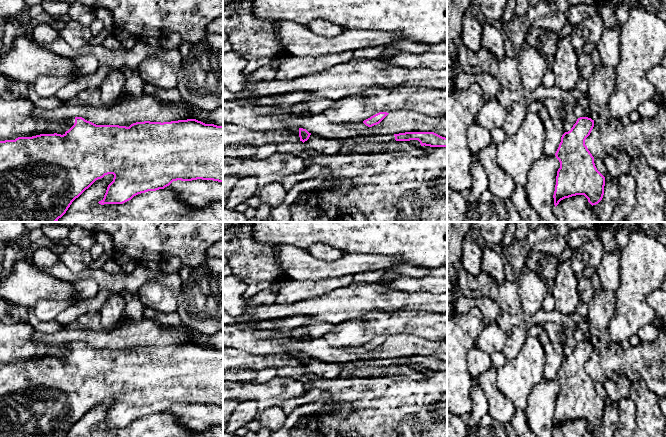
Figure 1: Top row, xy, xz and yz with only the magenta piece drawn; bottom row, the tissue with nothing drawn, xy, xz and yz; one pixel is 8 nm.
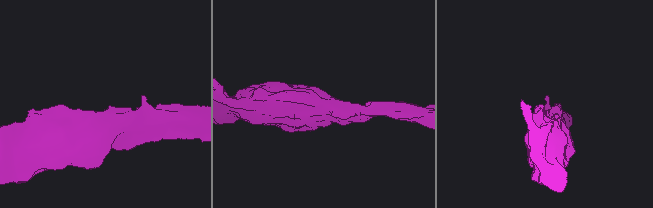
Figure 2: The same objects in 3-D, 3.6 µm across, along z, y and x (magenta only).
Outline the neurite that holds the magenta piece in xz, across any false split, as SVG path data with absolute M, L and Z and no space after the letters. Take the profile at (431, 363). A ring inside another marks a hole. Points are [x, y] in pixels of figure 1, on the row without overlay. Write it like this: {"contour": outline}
{"contour": "M405 356L394 360L396 365L418 364L421 370L447 371L447 362L434 356Z"}

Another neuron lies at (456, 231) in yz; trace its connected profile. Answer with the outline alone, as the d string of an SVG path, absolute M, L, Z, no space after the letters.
M447 222L447 275L455 264L460 263L462 256L462 242L471 232L474 222Z

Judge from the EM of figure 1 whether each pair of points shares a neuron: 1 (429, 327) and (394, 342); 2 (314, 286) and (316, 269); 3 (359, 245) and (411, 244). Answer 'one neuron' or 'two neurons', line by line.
1: two neurons
2: two neurons
3: one neuron

